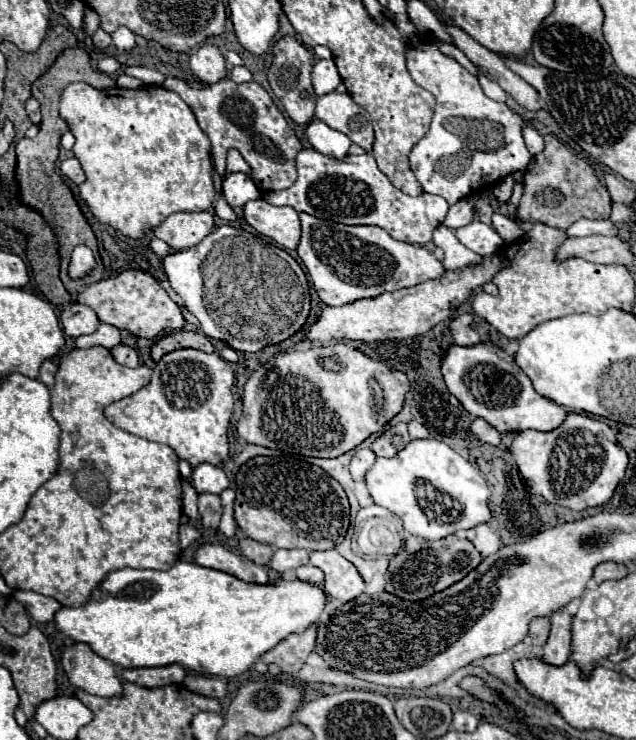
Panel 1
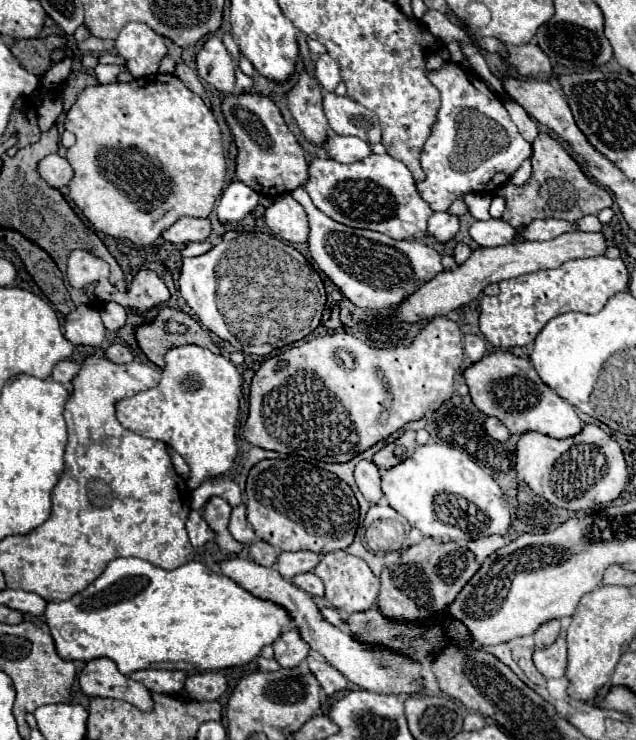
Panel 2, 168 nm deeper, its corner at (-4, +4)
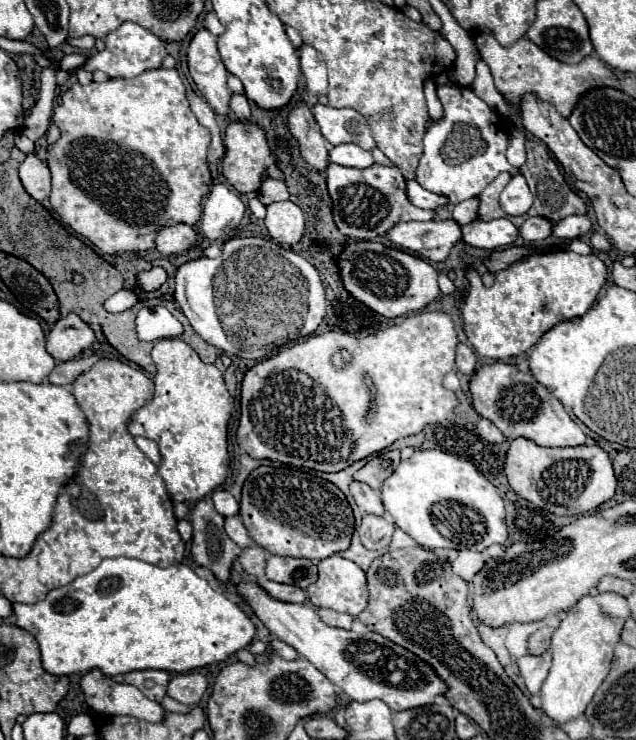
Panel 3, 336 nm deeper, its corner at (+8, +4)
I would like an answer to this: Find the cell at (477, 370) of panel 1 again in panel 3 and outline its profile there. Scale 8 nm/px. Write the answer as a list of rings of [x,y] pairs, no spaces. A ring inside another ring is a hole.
[[[504,361],[484,365],[474,373],[470,391],[476,413],[490,419],[508,439],[526,437],[540,447],[578,447],[588,443],[588,437],[564,411],[562,403],[530,373],[522,373],[514,365],[508,365]]]

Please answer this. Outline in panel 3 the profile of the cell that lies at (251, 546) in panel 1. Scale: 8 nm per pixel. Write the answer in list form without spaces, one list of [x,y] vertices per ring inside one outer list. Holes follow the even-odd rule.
[[[254,545],[254,547],[244,549],[238,561],[240,561],[242,569],[244,569],[248,575],[252,575],[252,577],[256,577],[256,579],[264,579],[264,567],[266,567],[268,557],[270,557],[270,553],[268,553],[266,549]]]

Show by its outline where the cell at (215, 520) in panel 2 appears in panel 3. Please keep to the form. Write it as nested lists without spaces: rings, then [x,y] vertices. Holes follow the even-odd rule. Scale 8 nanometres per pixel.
[[[210,497],[196,503],[190,513],[194,527],[192,557],[200,567],[210,569],[222,583],[230,581],[230,569],[242,549],[226,535],[224,517],[216,513]]]

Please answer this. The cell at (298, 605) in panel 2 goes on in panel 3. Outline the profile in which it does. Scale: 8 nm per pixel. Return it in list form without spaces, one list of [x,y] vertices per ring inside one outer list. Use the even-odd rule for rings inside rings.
[[[242,583],[238,591],[254,609],[254,613],[262,619],[262,623],[270,629],[272,635],[292,645],[298,651],[298,655],[308,659],[352,701],[362,703],[370,699],[380,699],[392,711],[406,711],[432,705],[438,695],[444,695],[448,691],[448,683],[444,683],[444,679],[440,679],[436,671],[432,671],[432,667],[424,663],[424,659],[384,639],[378,633],[356,633],[330,627],[322,623],[322,619],[310,605],[276,601],[258,583]]]

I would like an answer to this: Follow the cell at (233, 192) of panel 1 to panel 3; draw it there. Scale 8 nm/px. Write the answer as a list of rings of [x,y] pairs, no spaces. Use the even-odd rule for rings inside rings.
[[[216,183],[204,203],[202,235],[210,241],[226,239],[226,235],[242,221],[244,211],[246,207],[238,193],[224,183]]]

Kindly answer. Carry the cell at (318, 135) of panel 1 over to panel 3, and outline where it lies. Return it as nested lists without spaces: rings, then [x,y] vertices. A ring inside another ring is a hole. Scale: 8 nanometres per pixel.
[[[346,143],[346,145],[336,145],[330,151],[330,161],[336,165],[344,165],[344,167],[356,167],[356,169],[366,169],[374,163],[372,153],[364,151],[362,147],[356,147],[354,143]]]

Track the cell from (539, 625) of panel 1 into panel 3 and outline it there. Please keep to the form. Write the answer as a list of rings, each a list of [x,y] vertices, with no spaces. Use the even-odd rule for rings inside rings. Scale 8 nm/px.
[[[542,627],[540,631],[536,631],[536,633],[528,639],[528,653],[530,653],[530,655],[542,655],[544,651],[548,651],[552,633],[554,633],[552,627]]]

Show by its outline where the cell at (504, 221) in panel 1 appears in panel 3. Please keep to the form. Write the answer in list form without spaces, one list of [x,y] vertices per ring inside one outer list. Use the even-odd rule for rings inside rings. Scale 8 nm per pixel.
[[[528,217],[520,227],[520,235],[524,237],[524,241],[530,241],[530,243],[544,241],[546,237],[552,235],[552,225],[544,217]]]

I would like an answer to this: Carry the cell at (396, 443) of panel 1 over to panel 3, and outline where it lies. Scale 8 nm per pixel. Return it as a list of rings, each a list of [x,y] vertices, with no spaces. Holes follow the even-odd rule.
[[[386,451],[380,453],[376,457],[372,457],[356,475],[354,479],[360,483],[370,485],[374,491],[380,491],[384,479],[388,479],[388,475],[392,475],[392,471],[398,467],[400,463],[400,451]]]

